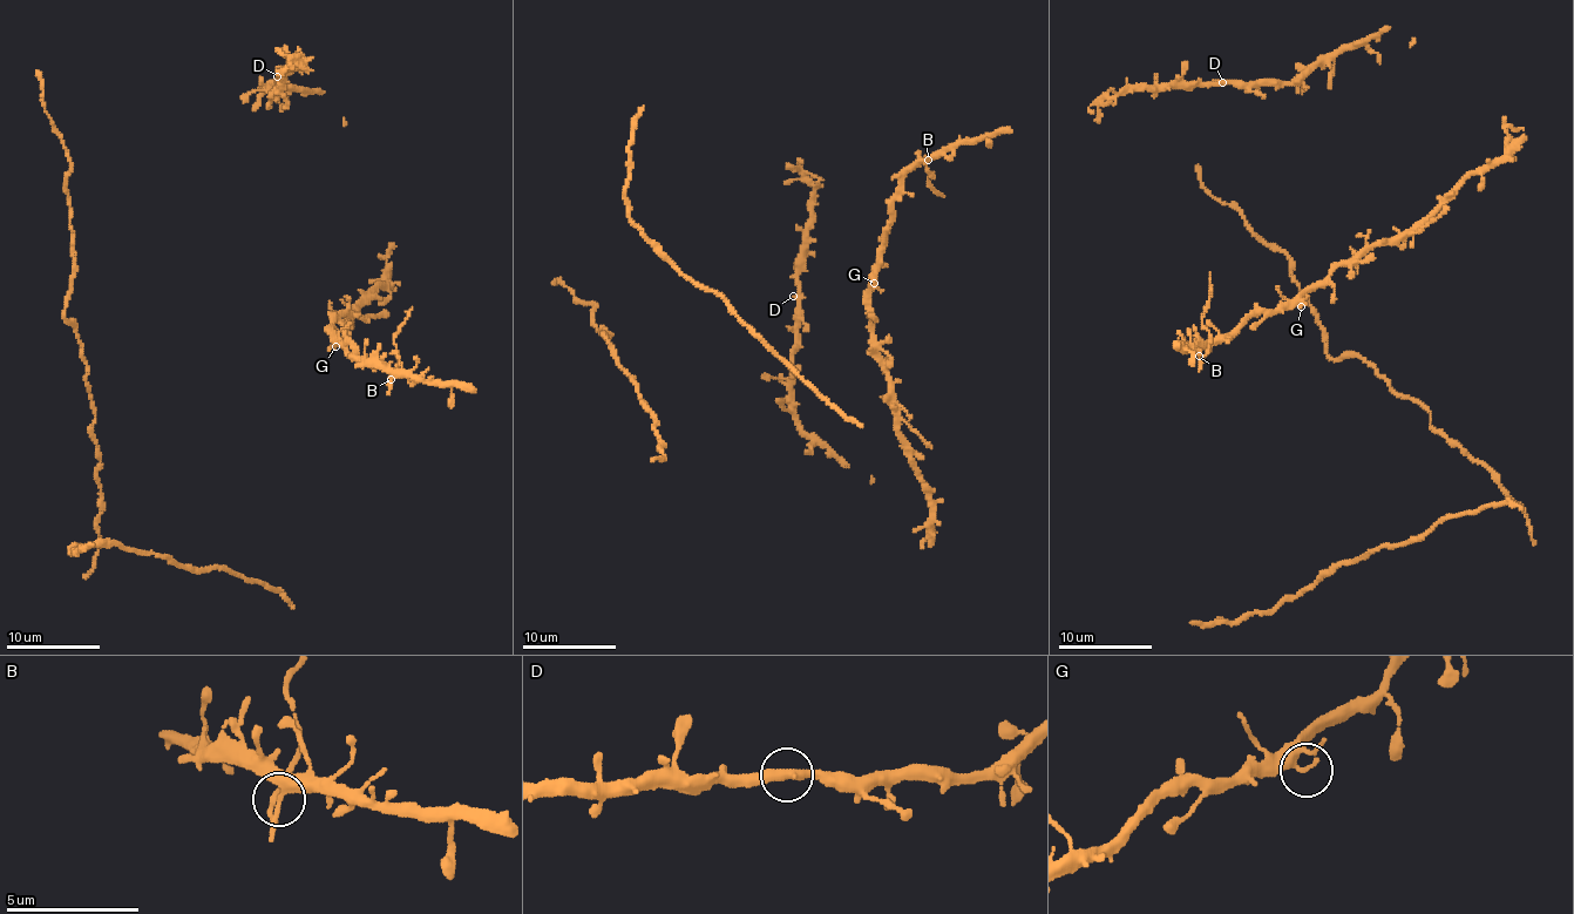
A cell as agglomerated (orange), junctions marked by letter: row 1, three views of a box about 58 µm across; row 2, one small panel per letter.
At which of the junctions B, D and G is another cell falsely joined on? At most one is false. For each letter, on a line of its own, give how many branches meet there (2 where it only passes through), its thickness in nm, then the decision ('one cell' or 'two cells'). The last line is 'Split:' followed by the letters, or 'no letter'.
B: 4 branches meet; 260 nm thick; two cells
D: 3 branches meet; 220 nm thick; one cell
G: 3 branches meet; 240 nm thick; one cell
Split: B

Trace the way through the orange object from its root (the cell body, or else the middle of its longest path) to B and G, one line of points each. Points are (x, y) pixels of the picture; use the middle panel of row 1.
B: (929, 530), (930, 501), (896, 427), (870, 312), (872, 279), (890, 205), (901, 180), (928, 161)
G: (929, 530), (930, 501), (896, 427), (888, 376), (875, 349), (870, 312), (874, 283)

